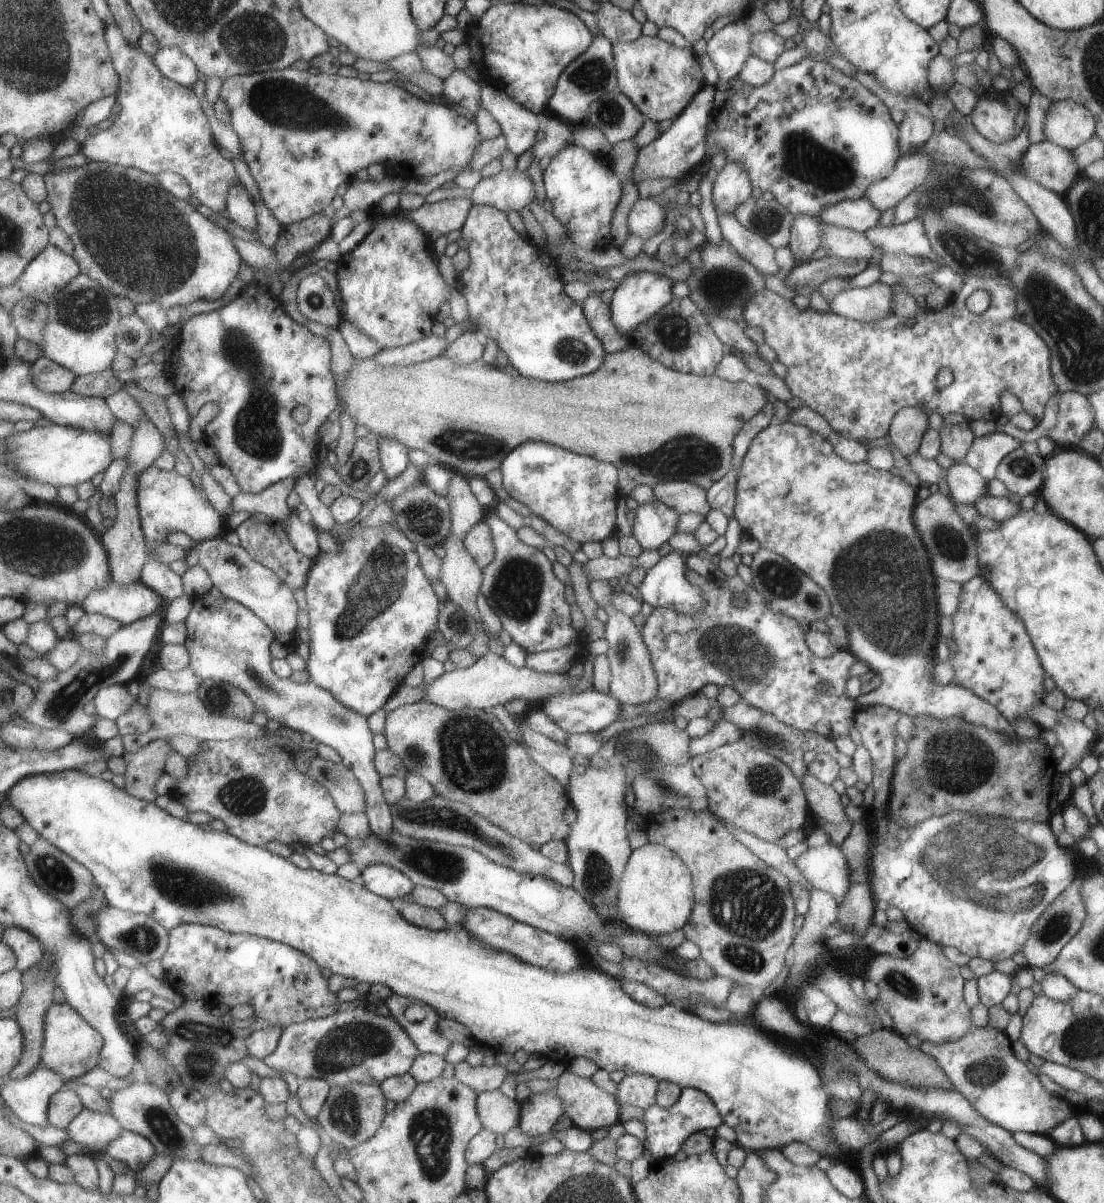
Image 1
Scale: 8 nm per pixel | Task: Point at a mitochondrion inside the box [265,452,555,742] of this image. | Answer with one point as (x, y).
(380, 585)

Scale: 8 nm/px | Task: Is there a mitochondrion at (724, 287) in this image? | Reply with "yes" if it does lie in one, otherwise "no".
yes

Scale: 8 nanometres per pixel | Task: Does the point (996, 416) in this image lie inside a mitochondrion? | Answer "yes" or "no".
no

